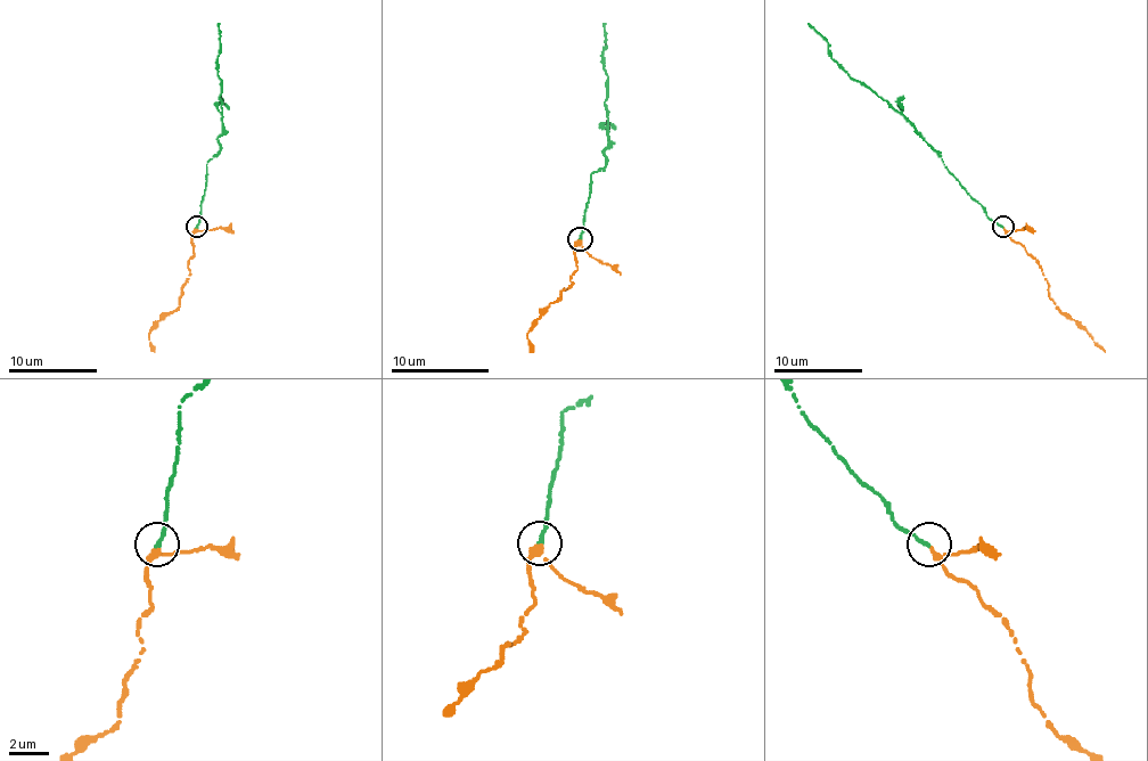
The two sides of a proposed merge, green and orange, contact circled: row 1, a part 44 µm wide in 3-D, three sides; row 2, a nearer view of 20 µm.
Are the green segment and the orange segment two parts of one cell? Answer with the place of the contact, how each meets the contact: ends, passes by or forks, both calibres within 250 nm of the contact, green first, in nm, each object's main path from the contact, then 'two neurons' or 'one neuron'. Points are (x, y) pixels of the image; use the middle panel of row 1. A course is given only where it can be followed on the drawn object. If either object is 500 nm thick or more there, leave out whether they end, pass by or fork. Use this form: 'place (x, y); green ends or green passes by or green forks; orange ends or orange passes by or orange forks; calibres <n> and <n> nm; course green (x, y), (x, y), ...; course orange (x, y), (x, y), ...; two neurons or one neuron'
place (580, 239); green ends; orange passes by; calibres 220 and 240 nm; course green (579, 238), (591, 174), (606, 165), (606, 23); course orange (579, 240), (574, 248), (576, 270), (570, 280), (572, 285), (527, 332), (533, 351); one neuron

